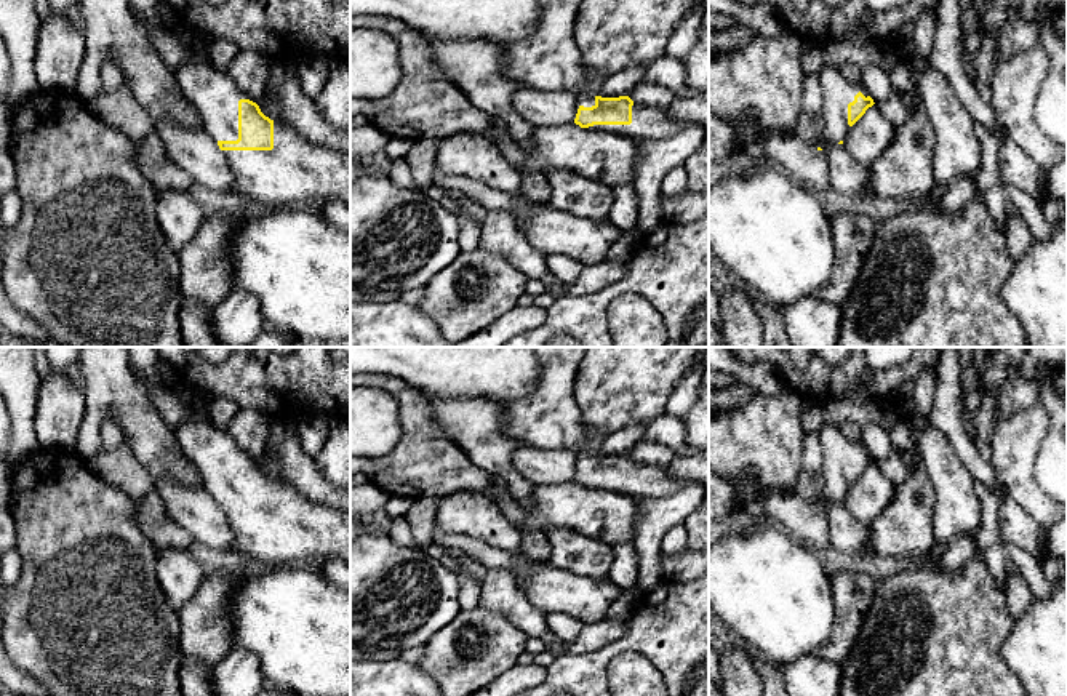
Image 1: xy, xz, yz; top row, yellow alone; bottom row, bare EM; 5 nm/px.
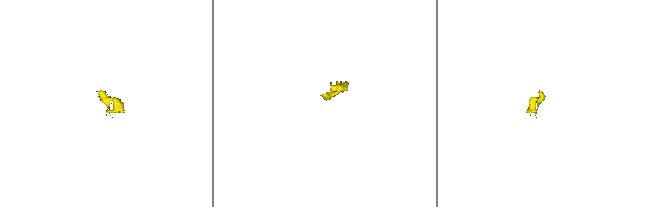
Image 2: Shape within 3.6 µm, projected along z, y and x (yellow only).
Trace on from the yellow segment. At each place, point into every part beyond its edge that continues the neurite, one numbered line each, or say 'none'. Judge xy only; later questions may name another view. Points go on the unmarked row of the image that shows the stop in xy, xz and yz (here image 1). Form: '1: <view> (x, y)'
1: xy (215, 455)
2: xy (296, 530)

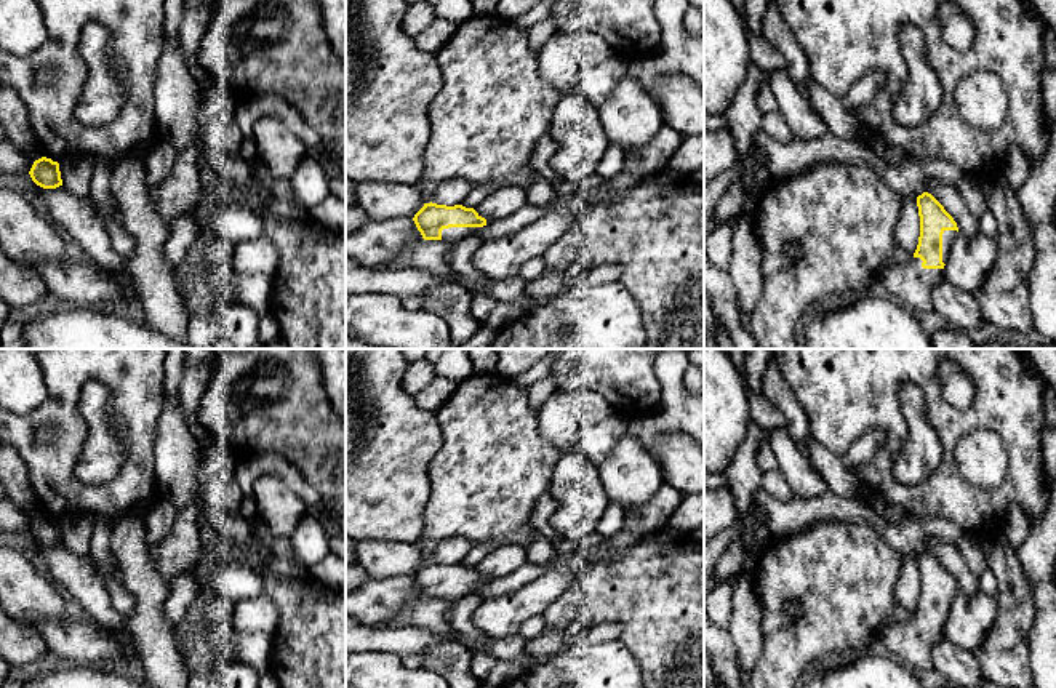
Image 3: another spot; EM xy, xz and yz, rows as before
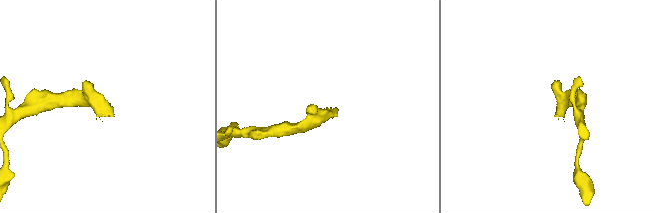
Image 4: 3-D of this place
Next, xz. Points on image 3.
1: xz (453, 592)

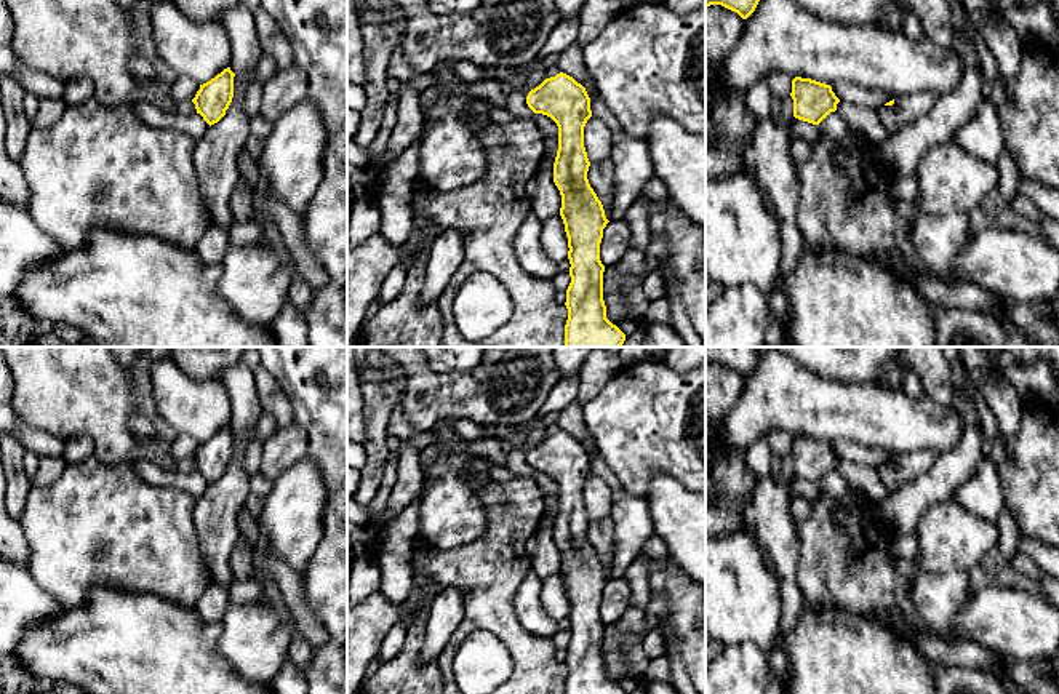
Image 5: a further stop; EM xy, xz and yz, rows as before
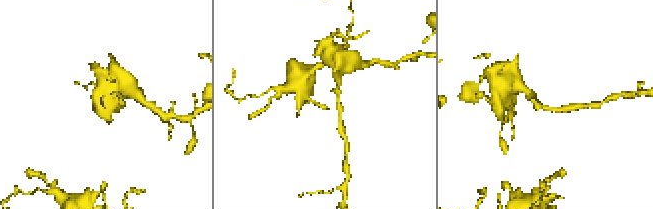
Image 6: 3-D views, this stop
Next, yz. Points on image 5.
none

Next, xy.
none

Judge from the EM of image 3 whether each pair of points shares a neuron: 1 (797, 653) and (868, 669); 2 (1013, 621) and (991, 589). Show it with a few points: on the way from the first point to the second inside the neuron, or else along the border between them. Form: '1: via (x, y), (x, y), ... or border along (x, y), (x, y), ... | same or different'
1: border along (863, 650), (832, 663) | different
2: border along (988, 568), (997, 581), (996, 597) | different

